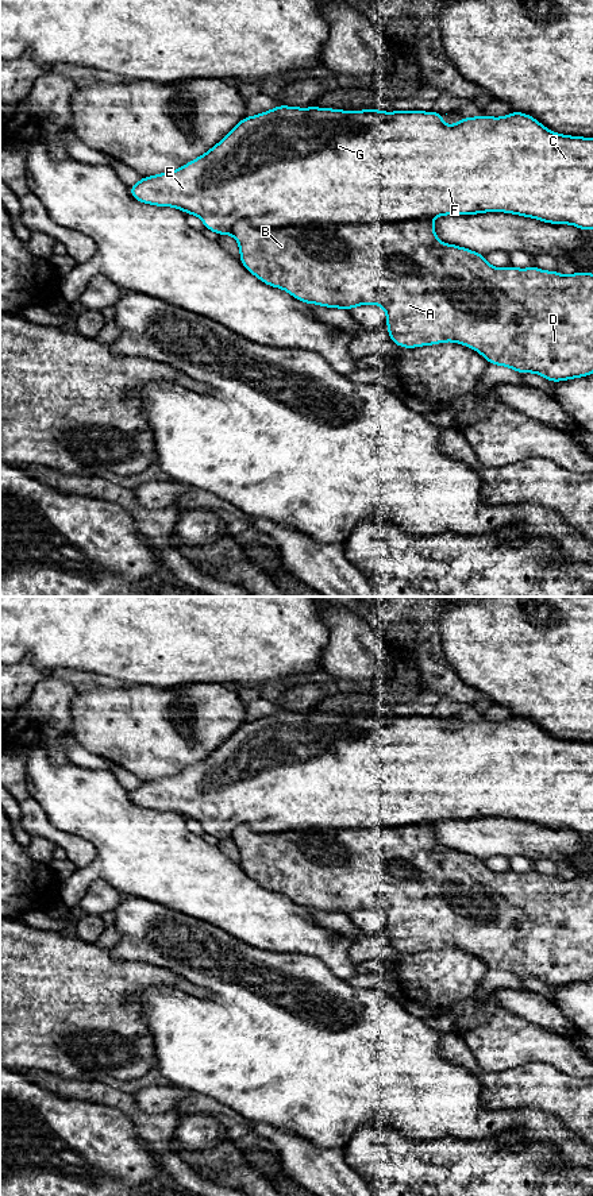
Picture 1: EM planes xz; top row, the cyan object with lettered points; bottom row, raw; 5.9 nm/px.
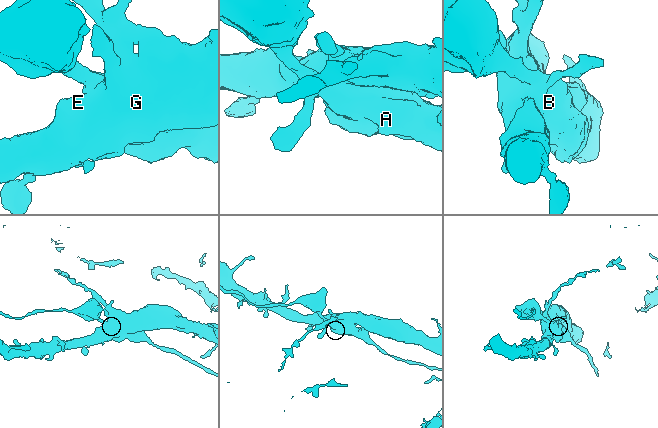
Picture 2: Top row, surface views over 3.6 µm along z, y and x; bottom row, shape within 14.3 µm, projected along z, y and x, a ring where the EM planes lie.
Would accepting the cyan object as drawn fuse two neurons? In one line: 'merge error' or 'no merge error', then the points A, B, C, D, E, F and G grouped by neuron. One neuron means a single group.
merge error | A B D / C E F G

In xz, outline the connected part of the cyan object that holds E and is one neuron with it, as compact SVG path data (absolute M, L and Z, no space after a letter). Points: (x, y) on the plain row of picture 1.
M278 710L274 714L255 721L246 721L222 745L201 761L182 772L142 782L130 791L131 800L143 807L158 811L174 811L185 818L199 821L204 832L219 840L231 838L234 829L242 823L258 833L282 833L301 829L363 829L374 826L432 825L443 819L477 819L482 817L507 817L524 822L535 822L543 827L571 829L584 836L593 834L593 742L561 740L547 734L527 718L516 717L504 722L463 722L454 730L442 726L443 718L438 717L382 717L378 714L340 715L331 713L297 713Z

